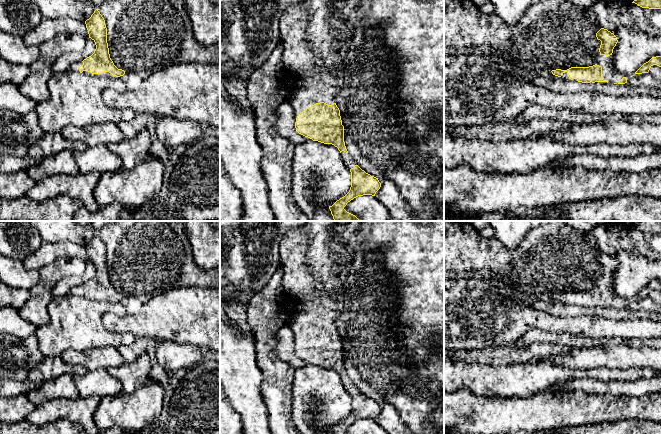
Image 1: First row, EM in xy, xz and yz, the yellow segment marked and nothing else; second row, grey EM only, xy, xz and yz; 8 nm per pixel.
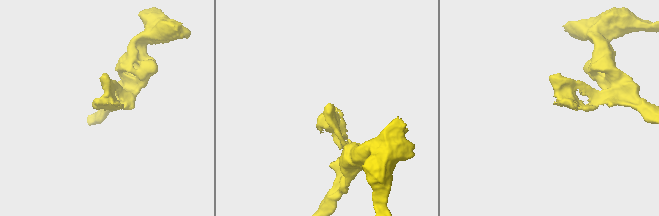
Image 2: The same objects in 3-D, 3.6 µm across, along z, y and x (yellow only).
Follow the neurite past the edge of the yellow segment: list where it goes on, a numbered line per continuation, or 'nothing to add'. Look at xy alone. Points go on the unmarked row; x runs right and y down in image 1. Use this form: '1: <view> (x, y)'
nothing to add

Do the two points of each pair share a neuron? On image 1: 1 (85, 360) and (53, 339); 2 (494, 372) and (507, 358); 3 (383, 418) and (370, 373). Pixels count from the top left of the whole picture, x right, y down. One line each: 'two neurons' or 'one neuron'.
1: two neurons
2: two neurons
3: two neurons

